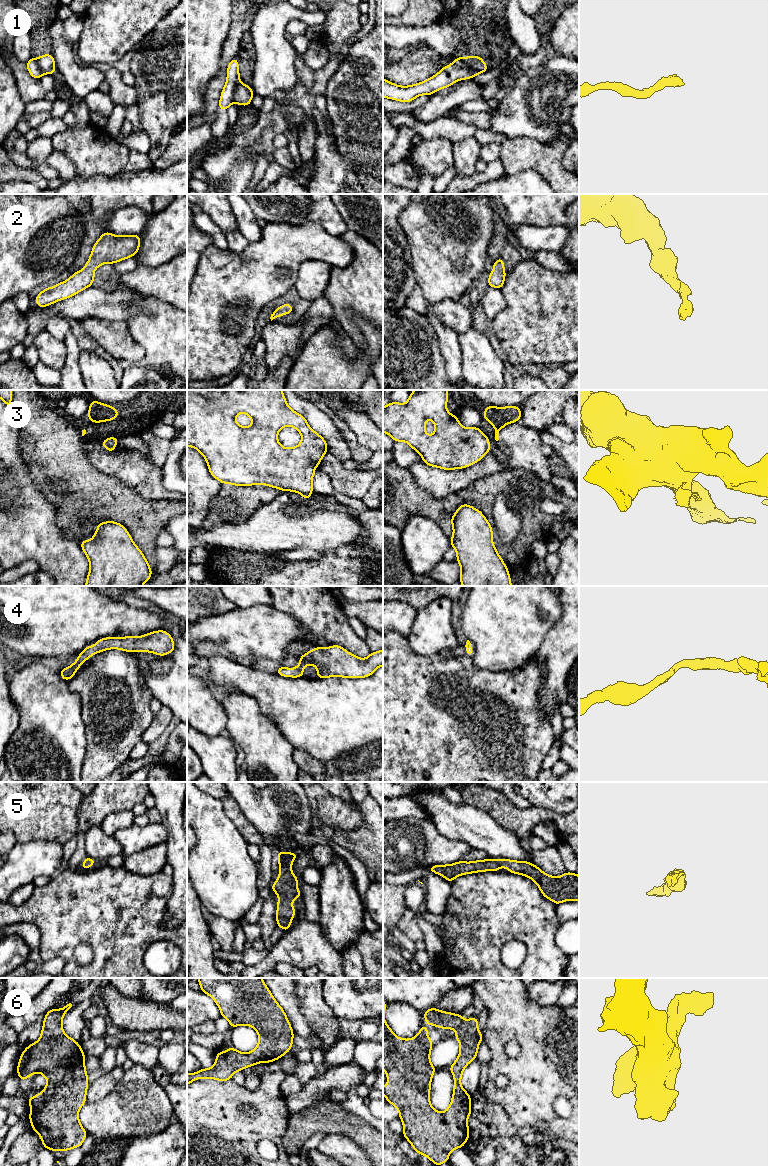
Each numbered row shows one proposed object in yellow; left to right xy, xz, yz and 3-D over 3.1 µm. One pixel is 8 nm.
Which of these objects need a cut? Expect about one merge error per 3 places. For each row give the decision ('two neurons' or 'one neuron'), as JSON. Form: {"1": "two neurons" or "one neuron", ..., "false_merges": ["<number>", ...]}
{"1": "two neurons", "2": "one neuron", "3": "two neurons", "4": "one neuron", "5": "one neuron", "6": "one neuron", "false_merges": ["1", "3"]}

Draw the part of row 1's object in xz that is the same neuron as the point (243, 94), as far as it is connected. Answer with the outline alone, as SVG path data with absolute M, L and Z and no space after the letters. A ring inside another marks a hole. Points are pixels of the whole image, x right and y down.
M239 83L236 87L233 102L238 105L250 106L254 92L249 85Z

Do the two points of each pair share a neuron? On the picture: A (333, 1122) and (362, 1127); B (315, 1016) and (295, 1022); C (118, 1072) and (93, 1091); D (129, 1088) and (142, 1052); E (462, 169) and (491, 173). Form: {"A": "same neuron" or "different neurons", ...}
{"A": "same neuron", "B": "different neurons", "C": "same neuron", "D": "different neurons", "E": "different neurons"}

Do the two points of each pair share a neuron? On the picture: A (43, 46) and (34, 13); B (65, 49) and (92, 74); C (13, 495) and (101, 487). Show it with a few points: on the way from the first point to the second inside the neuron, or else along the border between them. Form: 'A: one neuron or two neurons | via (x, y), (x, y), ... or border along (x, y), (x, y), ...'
A: one neuron | via (41, 38), (37, 21)
B: one neuron | via (66, 58), (83, 74)
C: two neurons | border along (29, 471), (38, 490), (55, 510)

